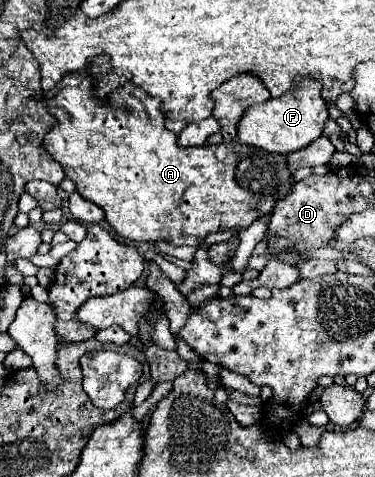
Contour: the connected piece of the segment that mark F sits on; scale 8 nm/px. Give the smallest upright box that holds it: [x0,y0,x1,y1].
[238,76,328,154]

